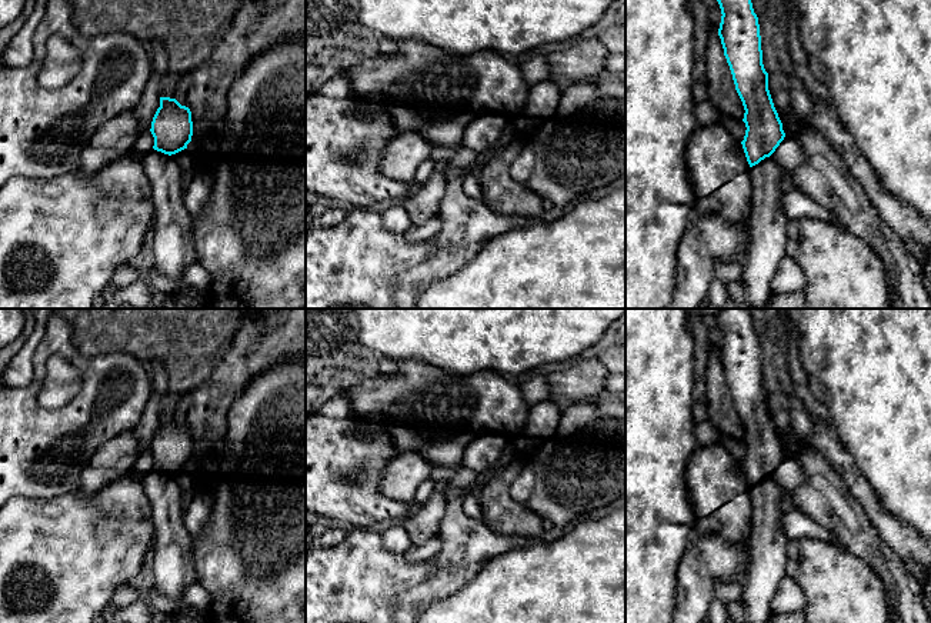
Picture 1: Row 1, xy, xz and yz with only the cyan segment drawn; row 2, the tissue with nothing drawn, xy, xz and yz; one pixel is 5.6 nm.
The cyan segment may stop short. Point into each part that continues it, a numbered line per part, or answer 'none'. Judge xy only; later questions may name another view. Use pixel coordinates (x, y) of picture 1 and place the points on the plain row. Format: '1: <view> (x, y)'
1: xy (173, 566)

